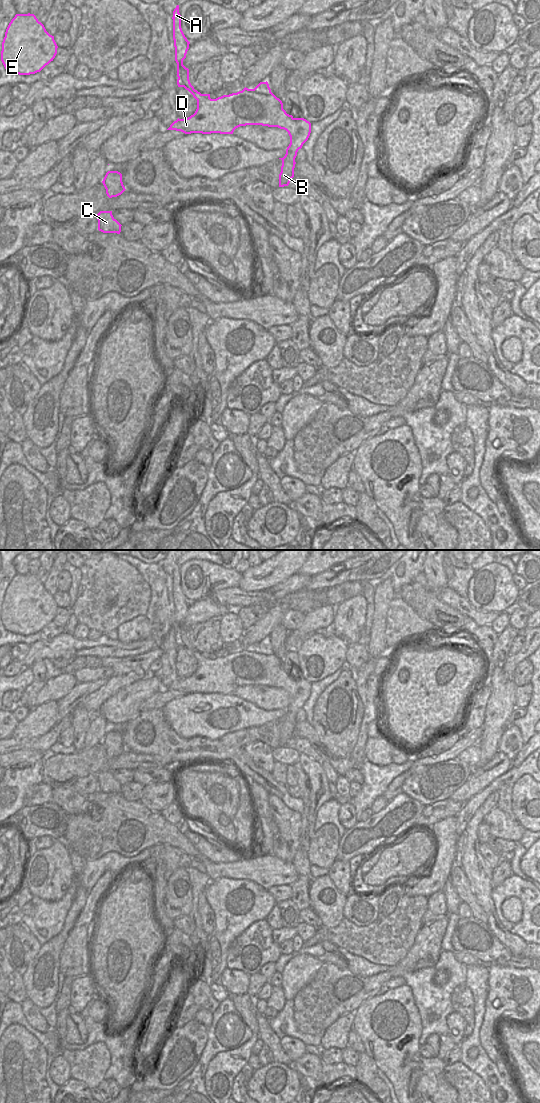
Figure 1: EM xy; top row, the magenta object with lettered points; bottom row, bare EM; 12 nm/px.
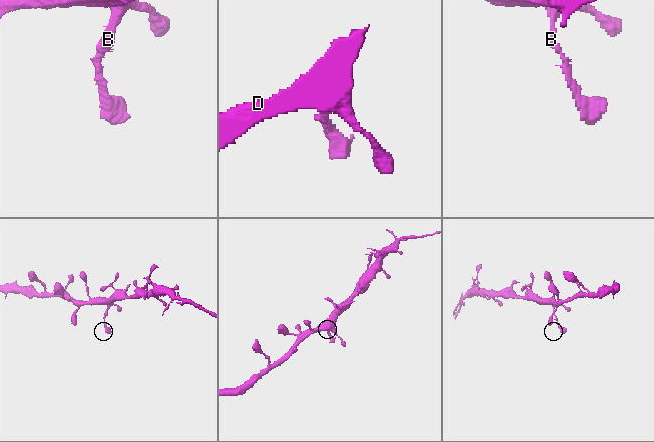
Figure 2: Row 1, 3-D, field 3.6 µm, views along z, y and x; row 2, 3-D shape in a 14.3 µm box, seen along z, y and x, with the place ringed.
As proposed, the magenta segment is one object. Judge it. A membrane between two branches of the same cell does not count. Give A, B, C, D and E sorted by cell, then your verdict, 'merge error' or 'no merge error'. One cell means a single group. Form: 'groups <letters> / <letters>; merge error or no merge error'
groups A B C D E; no merge error

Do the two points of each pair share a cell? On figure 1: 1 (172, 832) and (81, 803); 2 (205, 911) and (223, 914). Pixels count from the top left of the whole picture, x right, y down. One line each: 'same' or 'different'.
1: different
2: different

